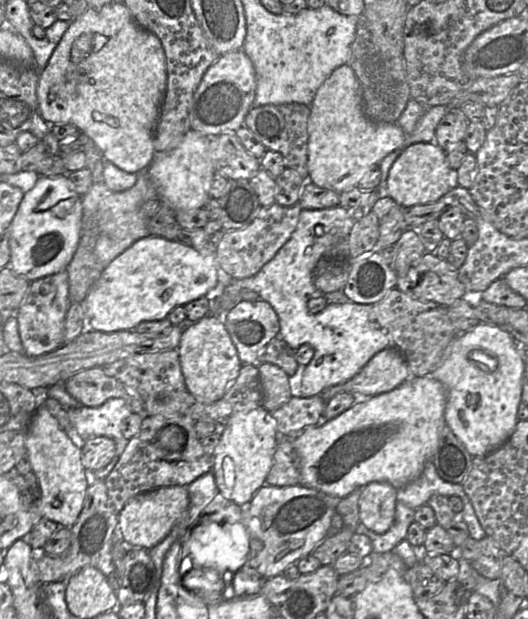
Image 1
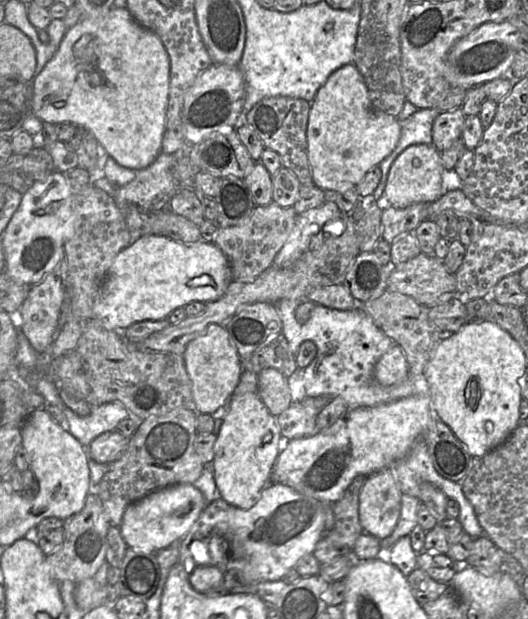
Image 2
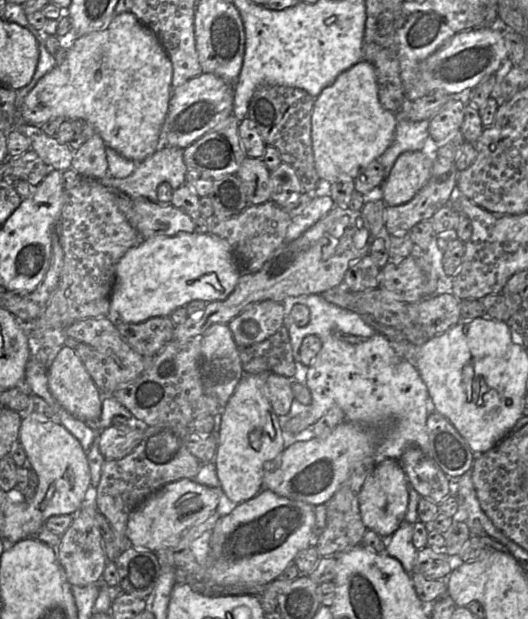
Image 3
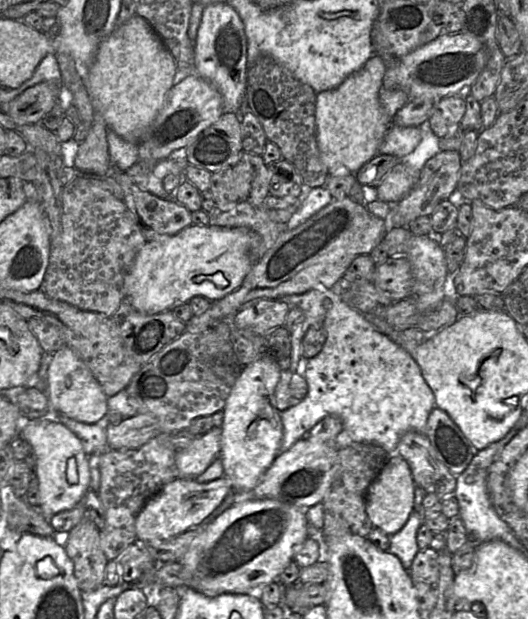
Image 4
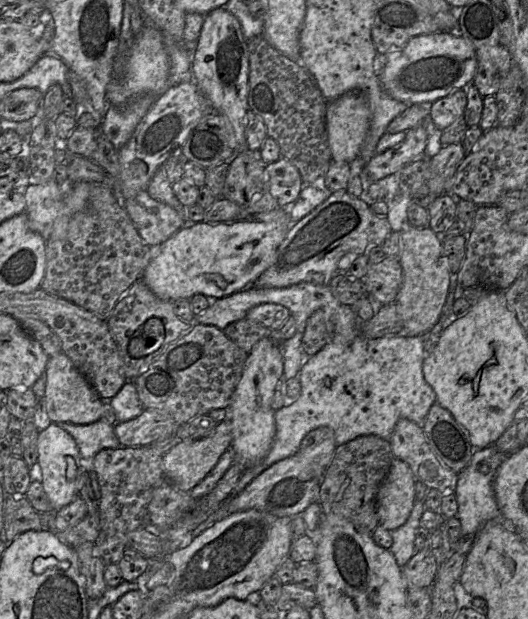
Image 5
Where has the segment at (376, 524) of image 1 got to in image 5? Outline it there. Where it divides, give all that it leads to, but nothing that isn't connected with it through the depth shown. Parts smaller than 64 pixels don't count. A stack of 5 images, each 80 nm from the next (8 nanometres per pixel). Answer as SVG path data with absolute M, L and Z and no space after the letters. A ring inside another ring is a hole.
M394 457L376 495L379 526L392 532L406 523L415 504L415 484L410 467Z

